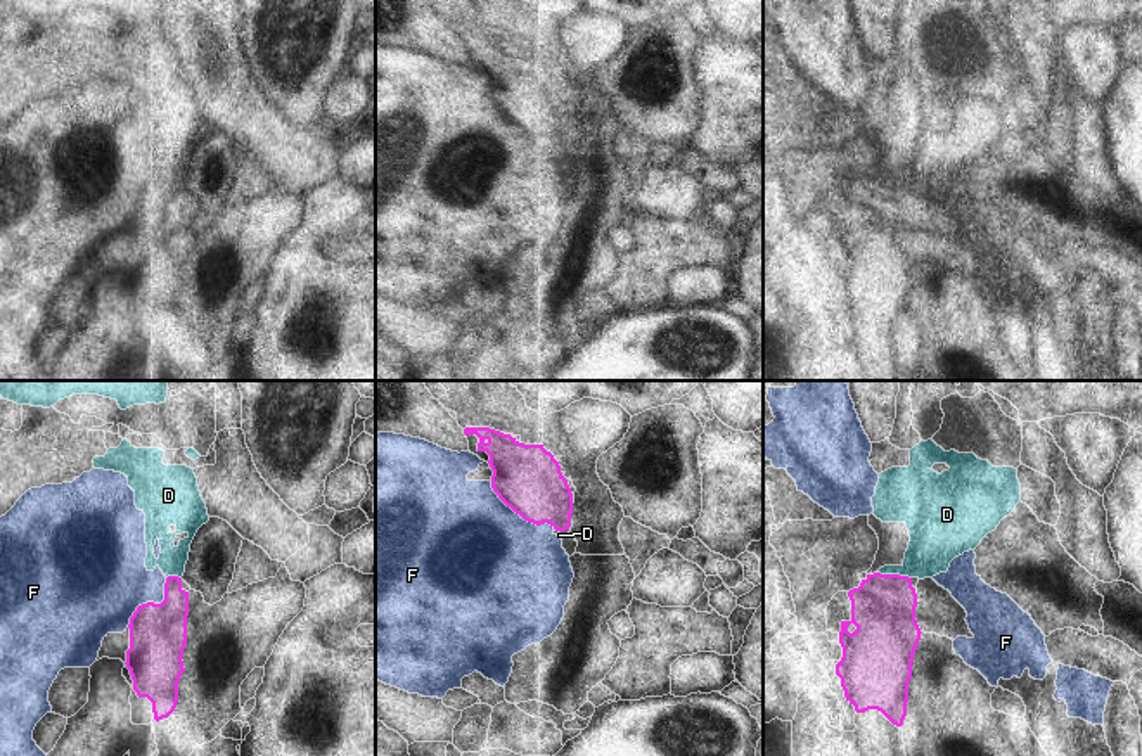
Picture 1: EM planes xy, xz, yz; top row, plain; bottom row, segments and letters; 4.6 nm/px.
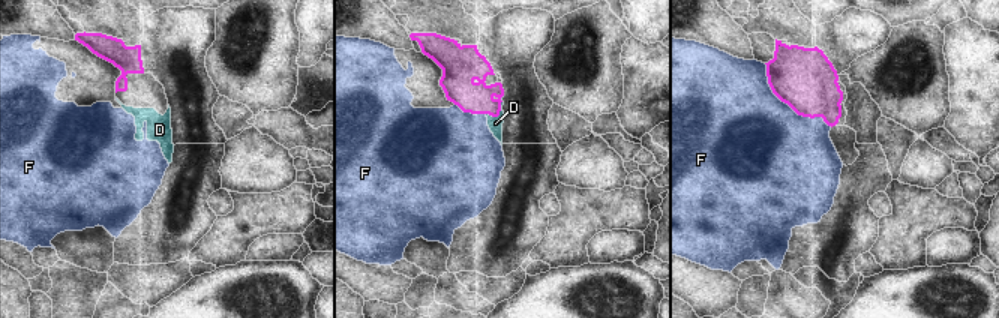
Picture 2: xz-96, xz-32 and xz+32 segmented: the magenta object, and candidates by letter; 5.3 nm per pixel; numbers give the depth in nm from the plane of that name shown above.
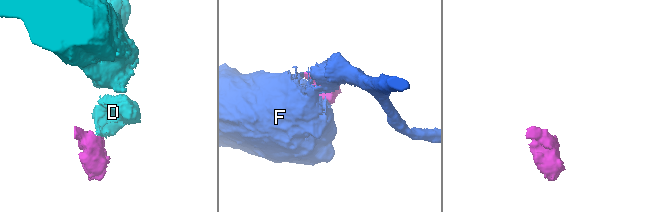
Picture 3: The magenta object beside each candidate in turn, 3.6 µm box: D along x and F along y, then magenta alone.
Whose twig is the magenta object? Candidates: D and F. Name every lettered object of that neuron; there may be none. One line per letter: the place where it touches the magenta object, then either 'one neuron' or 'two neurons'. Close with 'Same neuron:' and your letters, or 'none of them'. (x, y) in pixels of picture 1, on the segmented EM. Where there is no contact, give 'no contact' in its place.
D: contact yz (895, 575); one neuron
F: contact xz (519, 514); two neurons
Same neuron: D

